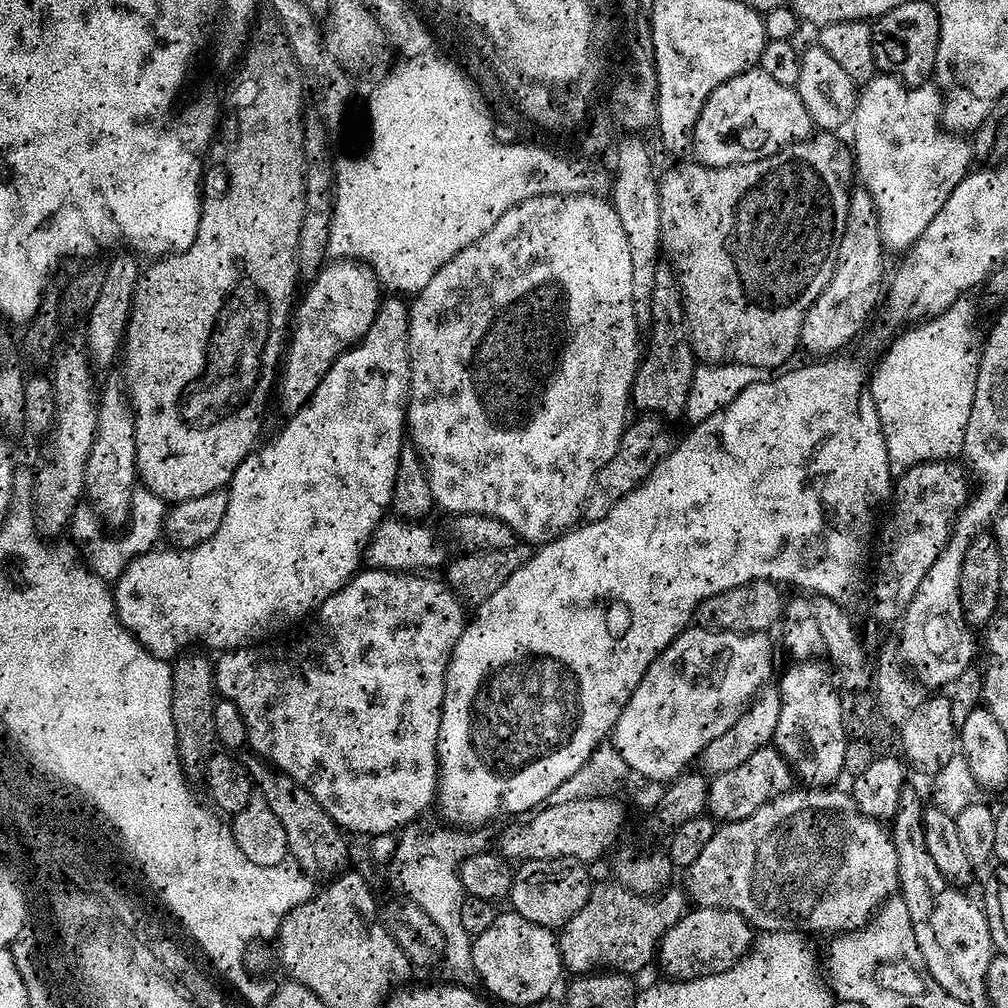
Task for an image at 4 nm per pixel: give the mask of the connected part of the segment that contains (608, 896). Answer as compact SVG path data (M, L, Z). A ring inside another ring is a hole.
M620 882L597 883L588 896L586 906L582 906L582 910L578 910L578 914L559 929L561 965L567 971L569 968L572 974L592 974L597 970L636 974L651 960L653 963L661 938L684 917L686 911L685 893L677 888L669 887L659 898L645 898L637 896Z

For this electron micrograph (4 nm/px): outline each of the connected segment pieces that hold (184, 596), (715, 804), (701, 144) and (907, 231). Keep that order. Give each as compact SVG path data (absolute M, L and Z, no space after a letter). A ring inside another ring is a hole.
M385 299L377 312L370 330L359 344L343 352L330 366L330 370L320 380L312 397L296 412L287 417L288 425L281 430L273 444L261 447L255 454L249 454L240 463L238 470L232 475L232 483L228 492L226 518L222 518L222 526L206 542L193 548L179 549L175 546L165 547L165 552L149 550L131 560L124 566L114 584L116 614L124 627L135 636L146 651L153 652L159 660L165 662L179 657L191 644L205 644L208 648L219 650L235 650L251 645L263 632L276 628L279 624L292 624L300 620L308 611L324 603L326 598L333 596L342 586L361 571L361 562L365 559L369 541L385 519L386 509L392 503L394 490L394 474L398 474L398 458L400 446L406 440L406 405L410 377L408 374L408 309L407 303L400 300Z
M775 747L759 748L742 766L726 770L726 774L711 777L706 797L706 812L717 822L745 820L754 810L758 810L767 800L789 791L790 773L784 759Z
M759 67L739 72L737 76L722 82L704 99L704 104L690 133L690 144L696 151L695 159L711 168L730 168L734 164L745 164L772 156L780 148L807 137L814 125L802 98L795 88L788 88L782 82L774 82L770 74L761 72Z
M877 74L859 93L856 115L850 124L852 136L856 139L854 168L858 173L858 180L860 176L859 183L872 196L873 206L876 208L876 226L880 230L885 249L911 248L926 230L926 226L930 226L940 207L948 201L954 186L958 186L958 182L970 171L968 162L973 161L974 153L969 141L940 130L938 119L941 114L942 97L935 87L921 86L909 90L895 76Z

